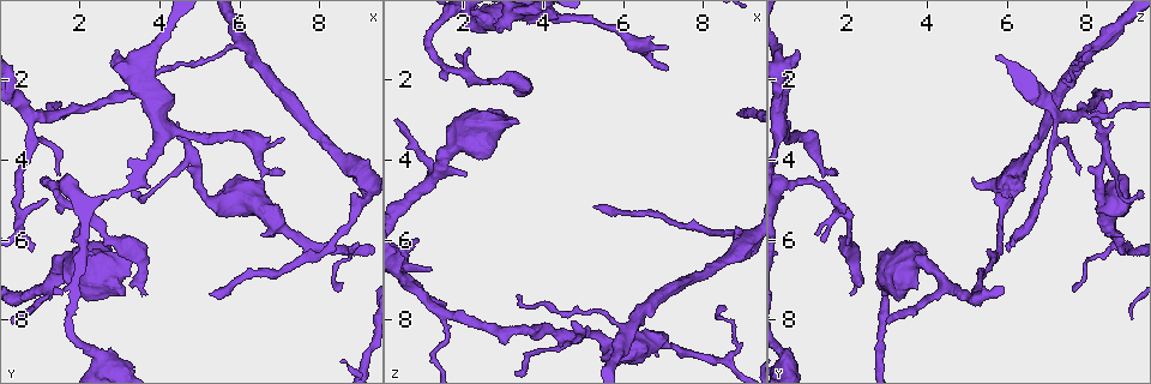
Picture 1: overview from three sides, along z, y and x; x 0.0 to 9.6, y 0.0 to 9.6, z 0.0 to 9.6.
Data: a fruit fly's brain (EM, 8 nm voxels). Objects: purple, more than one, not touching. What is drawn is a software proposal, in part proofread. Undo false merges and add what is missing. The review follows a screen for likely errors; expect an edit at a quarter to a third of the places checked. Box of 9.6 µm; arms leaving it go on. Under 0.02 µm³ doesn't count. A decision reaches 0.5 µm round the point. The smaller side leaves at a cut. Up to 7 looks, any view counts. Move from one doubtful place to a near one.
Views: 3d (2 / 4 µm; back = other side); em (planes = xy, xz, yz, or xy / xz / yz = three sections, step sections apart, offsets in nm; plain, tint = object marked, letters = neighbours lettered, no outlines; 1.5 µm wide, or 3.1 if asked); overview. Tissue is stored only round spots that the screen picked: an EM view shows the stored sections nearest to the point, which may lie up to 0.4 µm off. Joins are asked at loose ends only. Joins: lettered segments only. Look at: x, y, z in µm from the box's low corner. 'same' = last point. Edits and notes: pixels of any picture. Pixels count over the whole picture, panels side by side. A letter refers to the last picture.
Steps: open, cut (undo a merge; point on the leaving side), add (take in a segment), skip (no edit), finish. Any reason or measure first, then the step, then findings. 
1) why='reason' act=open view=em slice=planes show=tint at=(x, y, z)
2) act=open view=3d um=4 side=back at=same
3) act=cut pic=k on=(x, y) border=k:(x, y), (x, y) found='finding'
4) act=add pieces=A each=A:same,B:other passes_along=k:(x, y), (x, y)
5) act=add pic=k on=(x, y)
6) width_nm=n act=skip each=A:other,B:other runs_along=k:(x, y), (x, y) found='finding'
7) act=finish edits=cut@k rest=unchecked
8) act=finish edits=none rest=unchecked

why='sharp bend' act=open view=em slice=xz step=8 show=tint at=(1.15, 4.55, 1.25)

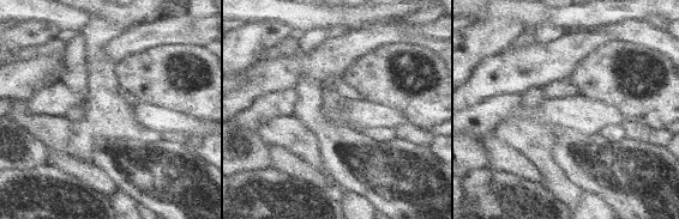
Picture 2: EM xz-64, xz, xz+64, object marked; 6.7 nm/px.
act=open view=em slice=planes show=letters at=same

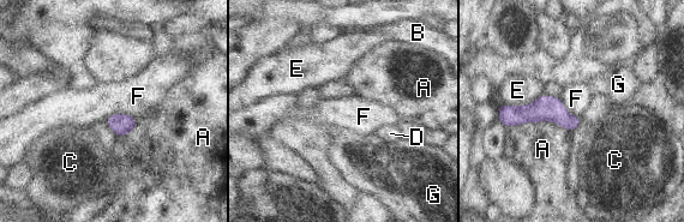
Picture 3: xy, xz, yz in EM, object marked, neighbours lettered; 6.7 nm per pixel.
width_nm=140 act=skip each=A:other,B:other,C:other,D:other,E:other,F:other,G:other runs_along=3:(502, 110), (578, 120) found='one cell here'

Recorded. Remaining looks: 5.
why='branch stops here' act=open view=em slice=planes show=letters at=(7.15, 4.35, 1.70)

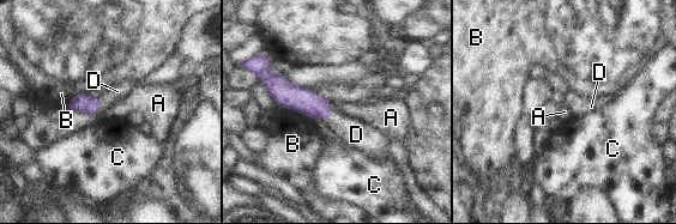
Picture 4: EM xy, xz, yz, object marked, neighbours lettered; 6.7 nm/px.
width_nm=120 act=add pieces=D each=A:other,B:other,C:other,D:same found='the cell continues'

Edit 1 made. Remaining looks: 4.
why='see it whole again' act=open view=overview

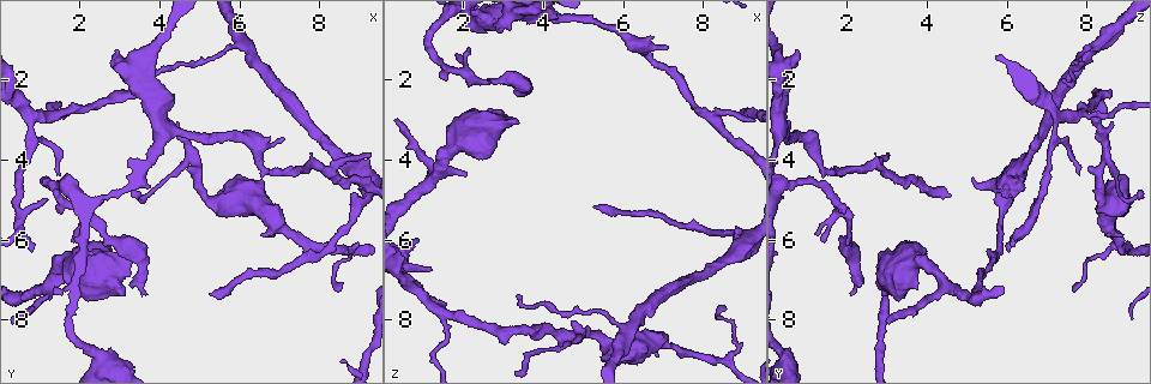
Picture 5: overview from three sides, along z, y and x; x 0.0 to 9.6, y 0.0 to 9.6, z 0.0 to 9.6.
why='three arms meet' act=open view=em slice=planes show=letters at=(1.65, 2.85, 7.90)

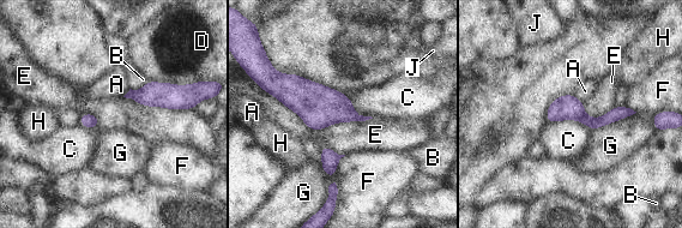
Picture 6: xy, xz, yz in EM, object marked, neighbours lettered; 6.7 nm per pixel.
act=skip each=A:other,B:other,C:other,D:other,E:other,F:other,G:other,H:other,J:other border=6:(548, 122), (574, 119), (591, 131) found='continuous, no second cell'

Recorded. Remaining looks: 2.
act=finish edits=add@4 rest=unchecked

